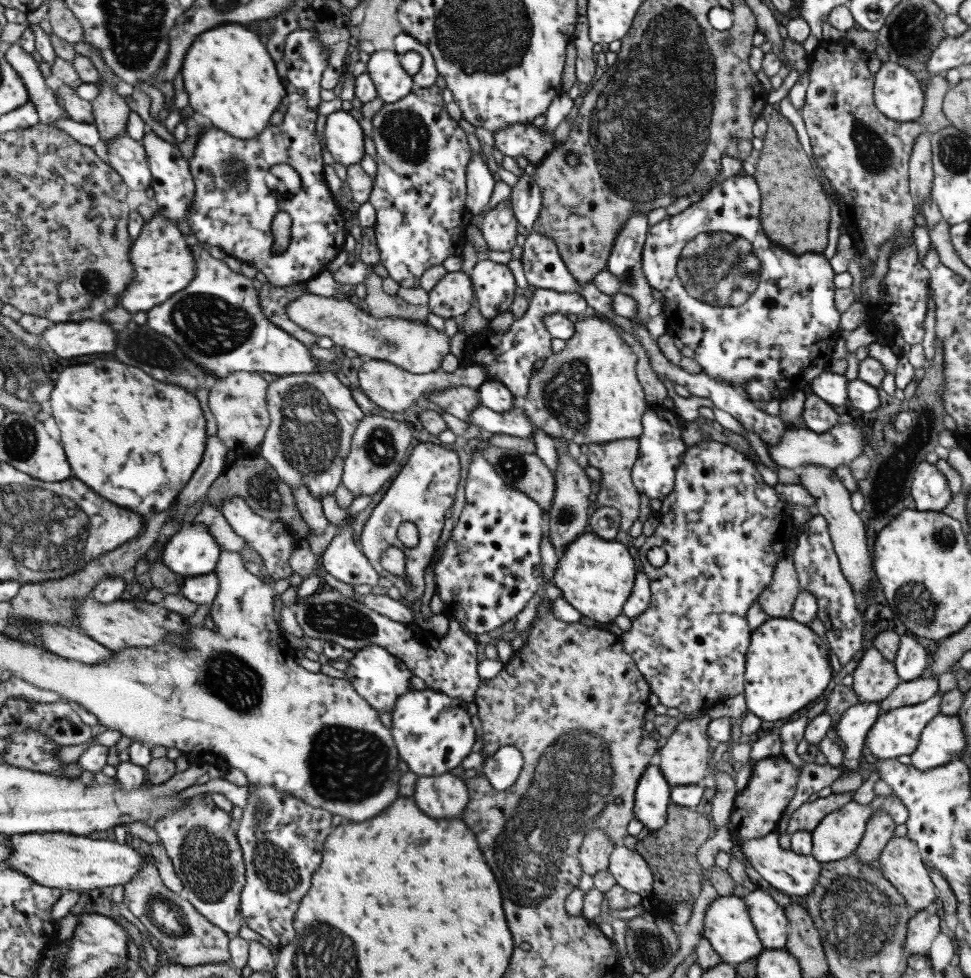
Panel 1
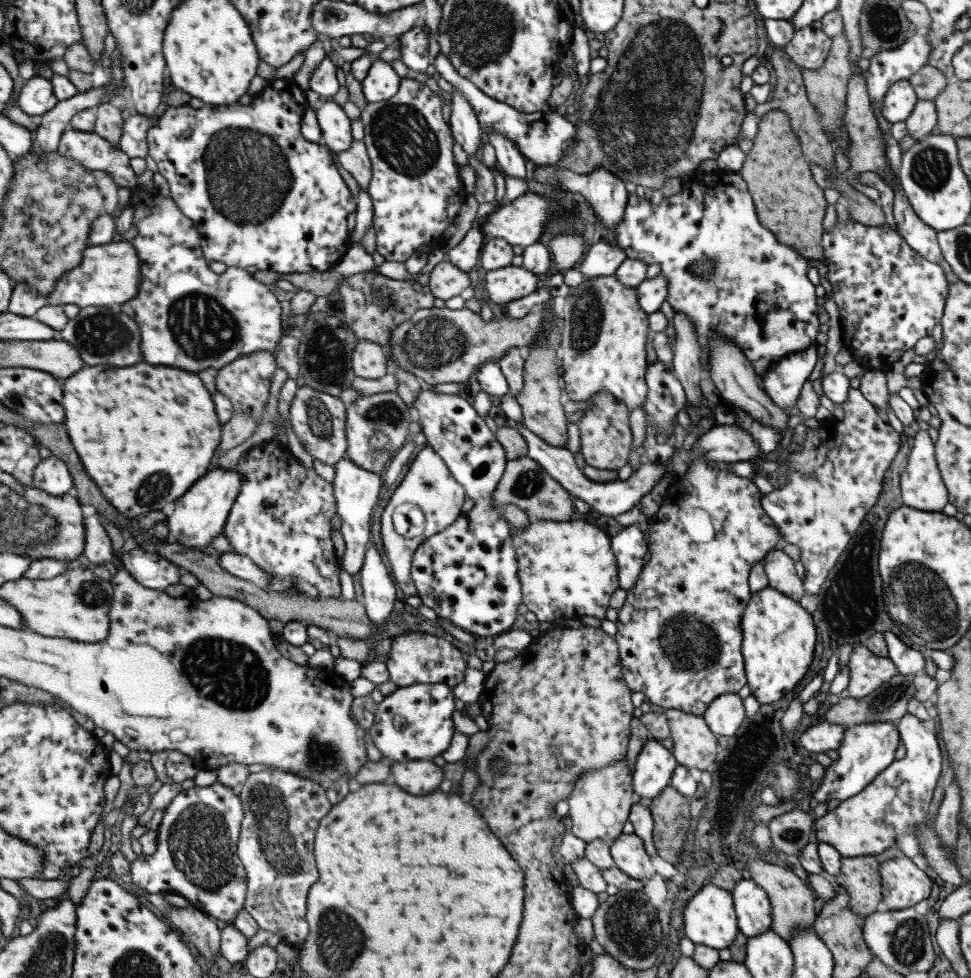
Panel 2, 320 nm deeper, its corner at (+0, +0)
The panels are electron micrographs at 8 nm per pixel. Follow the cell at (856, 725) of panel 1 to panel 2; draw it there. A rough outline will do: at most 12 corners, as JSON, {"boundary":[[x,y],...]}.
{"boundary":[[823,721],[808,727],[798,744],[809,752],[836,750],[842,724]]}

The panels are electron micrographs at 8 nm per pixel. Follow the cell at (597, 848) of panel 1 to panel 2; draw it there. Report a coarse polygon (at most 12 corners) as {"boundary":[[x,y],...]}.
{"boundary":[[625,757],[579,775],[571,833],[609,846],[635,802]]}

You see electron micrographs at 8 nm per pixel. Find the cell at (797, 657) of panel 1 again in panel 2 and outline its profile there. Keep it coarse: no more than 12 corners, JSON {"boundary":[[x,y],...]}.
{"boundary":[[769,586],[741,616],[746,684],[761,705],[799,686],[815,626]]}

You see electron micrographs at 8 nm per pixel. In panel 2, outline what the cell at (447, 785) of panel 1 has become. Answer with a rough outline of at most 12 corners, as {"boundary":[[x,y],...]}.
{"boundary":[[427,759],[392,761],[390,777],[413,796],[446,787]]}

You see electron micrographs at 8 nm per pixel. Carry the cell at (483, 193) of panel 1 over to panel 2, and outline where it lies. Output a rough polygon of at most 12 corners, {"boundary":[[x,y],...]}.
{"boundary":[[451,92],[448,126],[467,156],[477,154],[482,128],[475,112]]}

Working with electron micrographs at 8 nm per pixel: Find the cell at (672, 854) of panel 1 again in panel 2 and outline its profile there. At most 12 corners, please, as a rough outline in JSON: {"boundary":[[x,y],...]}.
{"boundary":[[667,785],[647,807],[656,854],[674,866],[688,797]]}

